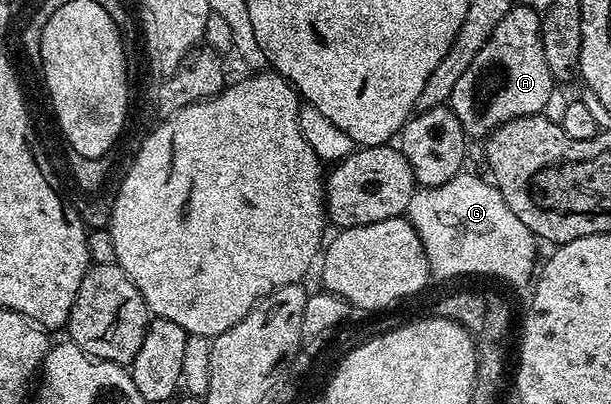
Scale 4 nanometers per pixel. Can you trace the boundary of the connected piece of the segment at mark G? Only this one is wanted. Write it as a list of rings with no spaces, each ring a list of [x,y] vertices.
[[[462,173],[438,187],[414,190],[407,218],[423,241],[434,276],[453,279],[456,275],[493,275],[497,271],[499,278],[517,287],[534,278],[538,240],[507,209],[503,197],[488,178]]]

